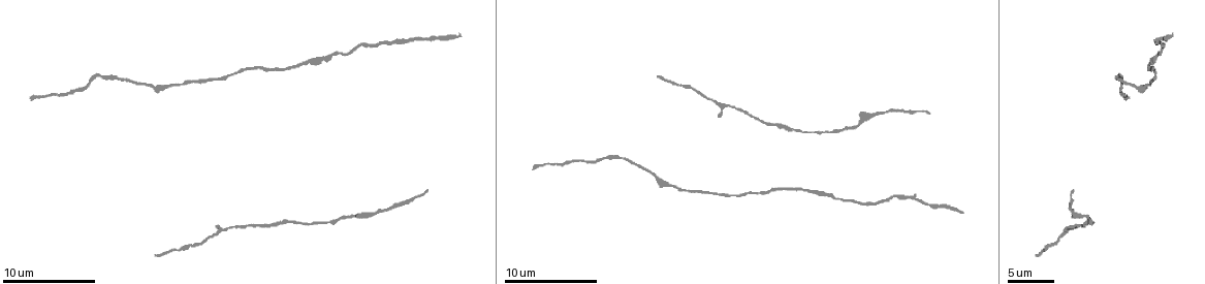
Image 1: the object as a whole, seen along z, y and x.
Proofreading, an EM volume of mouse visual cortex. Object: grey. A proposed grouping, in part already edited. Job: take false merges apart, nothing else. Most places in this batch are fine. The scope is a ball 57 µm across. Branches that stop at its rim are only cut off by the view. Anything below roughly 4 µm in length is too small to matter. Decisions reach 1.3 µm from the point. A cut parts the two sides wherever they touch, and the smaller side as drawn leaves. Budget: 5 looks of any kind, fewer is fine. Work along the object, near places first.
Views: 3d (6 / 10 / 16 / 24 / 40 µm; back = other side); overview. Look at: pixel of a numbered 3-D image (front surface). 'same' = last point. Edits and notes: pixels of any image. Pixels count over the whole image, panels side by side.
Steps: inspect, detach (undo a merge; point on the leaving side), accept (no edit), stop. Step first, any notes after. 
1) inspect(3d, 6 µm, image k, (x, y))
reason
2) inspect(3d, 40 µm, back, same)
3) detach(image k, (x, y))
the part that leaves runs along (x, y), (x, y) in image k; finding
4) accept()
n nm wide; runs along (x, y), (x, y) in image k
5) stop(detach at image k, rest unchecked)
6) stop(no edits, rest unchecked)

inspect(3d, 10 µm, image 1, (830, 197))
thick turns thin

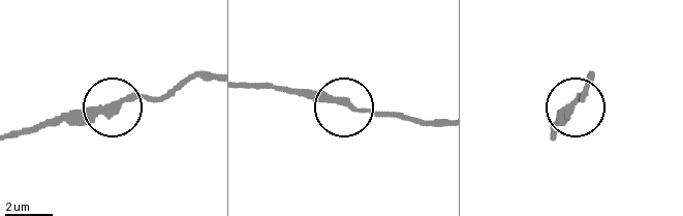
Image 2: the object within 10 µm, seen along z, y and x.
inspect(3d, 10 µm, back, image 2, (345, 100))
other side

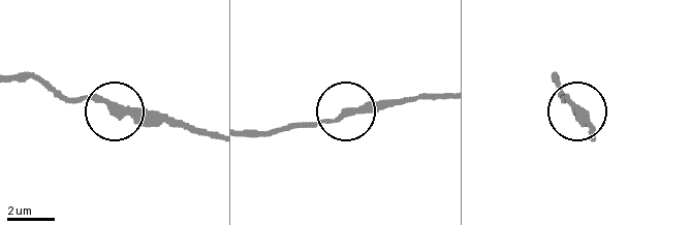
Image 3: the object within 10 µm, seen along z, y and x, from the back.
accept()
300 nm wide; runs along (210, 136), (138, 119), (97, 100), (67, 100), (45, 89) in image 3; all the same neuron

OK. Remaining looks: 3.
inspect(3d, 16 µm, image 1, (724, 105))
side arm on a straight run

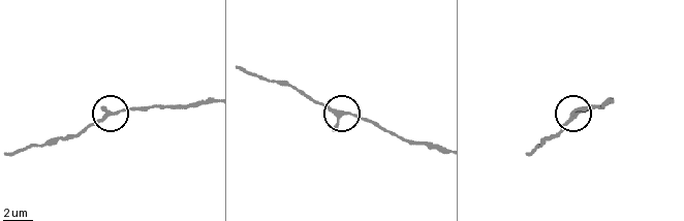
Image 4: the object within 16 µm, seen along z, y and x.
accept()
3 arms; one neuron here

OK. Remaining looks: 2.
inspect(3d, 10 µm, image 1, (658, 178))

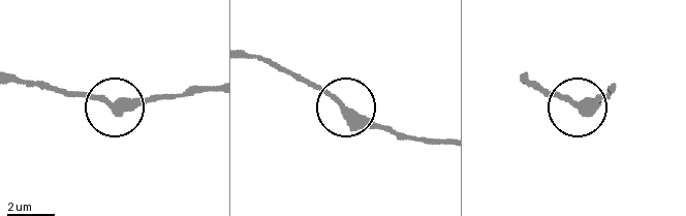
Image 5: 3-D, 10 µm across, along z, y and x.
accept()
side arm 38 µm; 3 arms; continuous, no second neuron

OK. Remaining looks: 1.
stop(no edits, rest unchecked)

